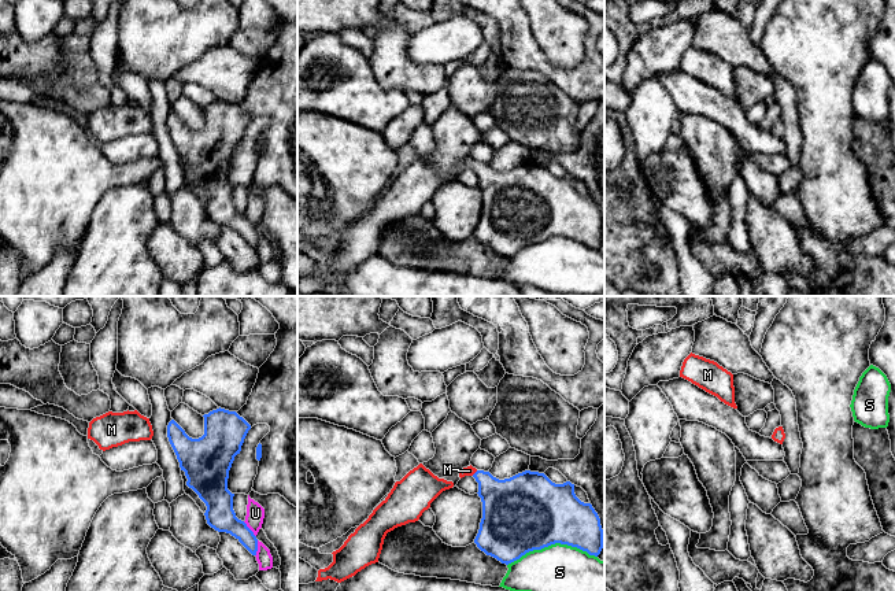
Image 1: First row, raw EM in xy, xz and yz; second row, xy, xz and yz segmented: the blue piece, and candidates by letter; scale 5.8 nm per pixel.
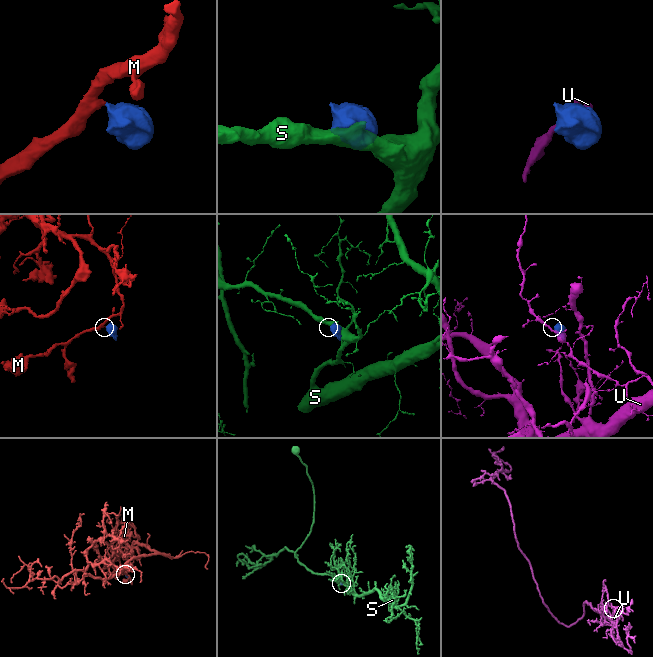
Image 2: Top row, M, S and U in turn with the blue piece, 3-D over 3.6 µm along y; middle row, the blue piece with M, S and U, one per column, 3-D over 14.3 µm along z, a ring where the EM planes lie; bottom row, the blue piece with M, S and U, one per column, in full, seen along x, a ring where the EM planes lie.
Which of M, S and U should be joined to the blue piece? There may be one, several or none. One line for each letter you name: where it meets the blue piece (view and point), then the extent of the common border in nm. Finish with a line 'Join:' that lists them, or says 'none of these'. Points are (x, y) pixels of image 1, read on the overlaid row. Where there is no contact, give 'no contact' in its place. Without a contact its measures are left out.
M: xz (476, 472) | 50 nm
Join: M

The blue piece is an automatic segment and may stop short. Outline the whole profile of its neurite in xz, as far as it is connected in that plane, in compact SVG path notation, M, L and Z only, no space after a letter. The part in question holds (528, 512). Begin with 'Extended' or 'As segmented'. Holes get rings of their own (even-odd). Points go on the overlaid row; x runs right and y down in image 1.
Extended. M471 465L459 472L459 477L473 476L478 483L482 502L482 518L474 539L477 547L502 564L511 564L529 551L555 543L567 544L598 557L603 548L600 518L591 503L581 502L574 484L552 483L544 473L525 470L510 479L499 480L489 472Z

